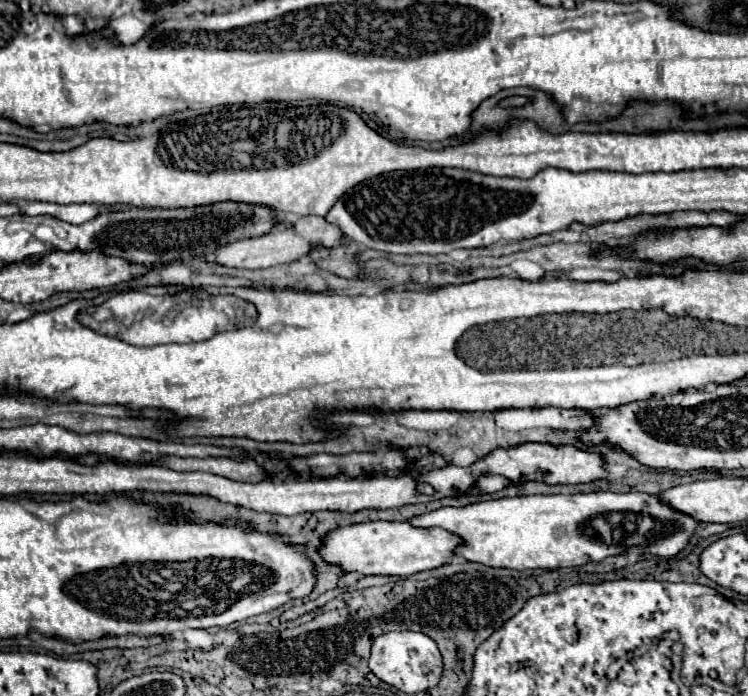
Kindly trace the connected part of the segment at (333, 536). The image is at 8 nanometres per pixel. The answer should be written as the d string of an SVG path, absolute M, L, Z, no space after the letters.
M371 521L371 523L347 525L325 533L325 537L321 537L319 555L327 565L339 567L343 573L407 577L419 571L441 567L445 559L453 555L453 547L459 545L459 541L461 539L457 535L439 527L417 529L411 527L407 521L403 523Z

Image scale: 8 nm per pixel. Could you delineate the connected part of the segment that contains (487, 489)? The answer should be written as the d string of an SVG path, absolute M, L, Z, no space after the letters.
M487 475L487 477L479 477L477 483L469 489L469 493L471 495L475 495L475 493L495 493L495 491L499 491L499 489L503 489L507 485L511 485L511 483L505 477L501 477L501 475Z

